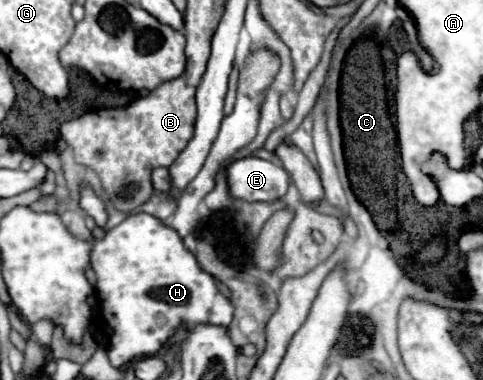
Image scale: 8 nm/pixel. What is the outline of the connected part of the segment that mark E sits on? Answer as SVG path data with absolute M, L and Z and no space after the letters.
M242 158L226 168L228 192L236 200L274 202L288 190L288 172L262 158Z

